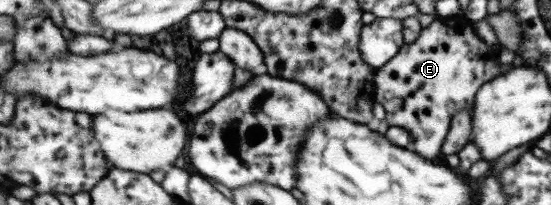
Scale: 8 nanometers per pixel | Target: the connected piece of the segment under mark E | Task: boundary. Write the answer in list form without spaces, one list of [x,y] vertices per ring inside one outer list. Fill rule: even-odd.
[[[436,18],[414,42],[403,44],[386,64],[374,70],[373,98],[385,110],[389,126],[403,128],[410,135],[410,149],[430,160],[438,156],[448,132],[451,116],[459,110],[470,113],[477,90],[500,74],[491,49],[474,33],[464,18]]]

